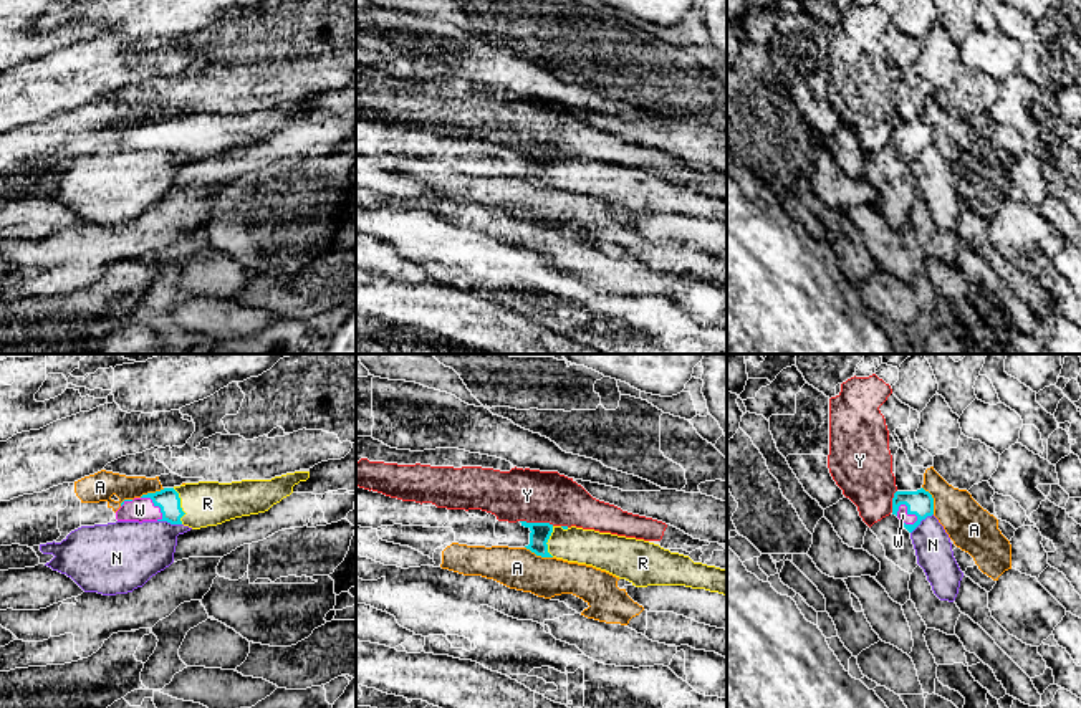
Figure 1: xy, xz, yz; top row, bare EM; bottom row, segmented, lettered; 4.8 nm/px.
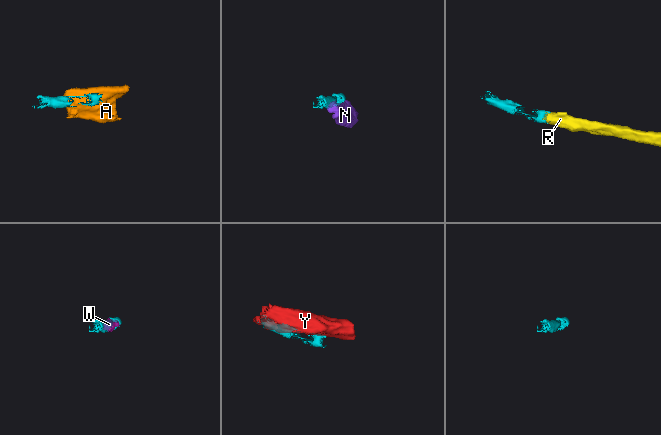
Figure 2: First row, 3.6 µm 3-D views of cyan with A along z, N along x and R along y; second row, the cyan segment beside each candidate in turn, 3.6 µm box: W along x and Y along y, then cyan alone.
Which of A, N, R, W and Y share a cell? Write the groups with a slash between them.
A / N / R W / Y

